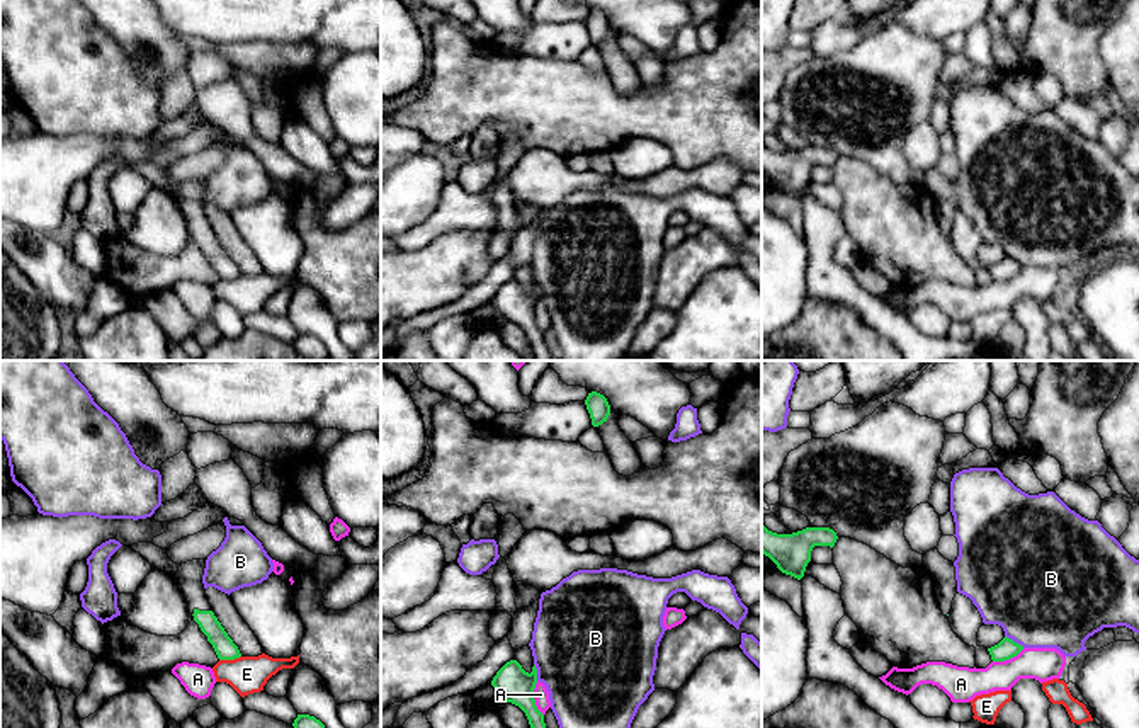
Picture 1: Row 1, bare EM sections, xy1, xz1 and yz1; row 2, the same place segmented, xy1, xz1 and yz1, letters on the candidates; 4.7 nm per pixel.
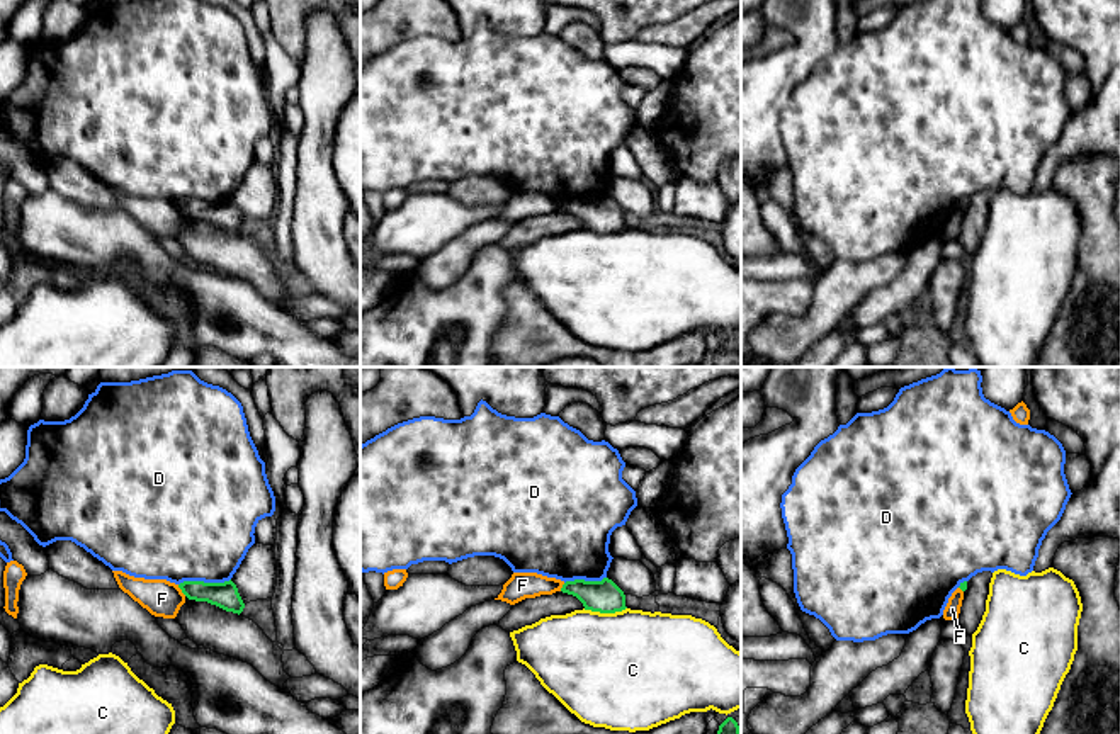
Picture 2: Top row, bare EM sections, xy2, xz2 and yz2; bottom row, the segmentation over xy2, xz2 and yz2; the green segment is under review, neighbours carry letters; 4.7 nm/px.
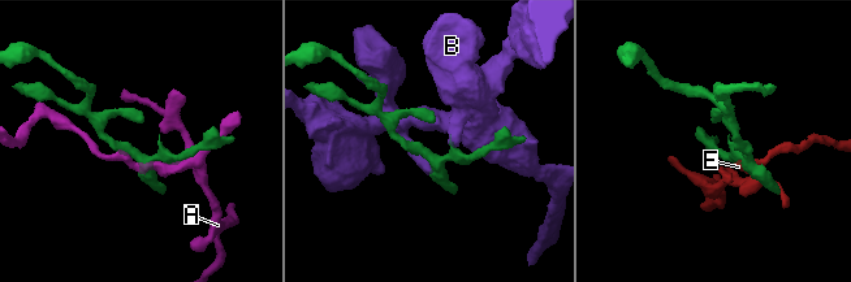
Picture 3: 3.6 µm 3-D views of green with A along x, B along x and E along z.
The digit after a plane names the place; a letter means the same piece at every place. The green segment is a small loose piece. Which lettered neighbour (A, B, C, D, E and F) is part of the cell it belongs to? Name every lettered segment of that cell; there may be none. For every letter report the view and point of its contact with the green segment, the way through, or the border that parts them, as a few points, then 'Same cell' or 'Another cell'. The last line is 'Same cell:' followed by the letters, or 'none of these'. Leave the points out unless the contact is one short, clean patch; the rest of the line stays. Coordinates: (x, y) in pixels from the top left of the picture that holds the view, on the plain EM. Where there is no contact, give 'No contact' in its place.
A: Touches green at xz1 (532, 317). Another cell
B: Touches green at yz1 (1014, 261). Another cell
C: Touches green at xz2 (604, 231). Boundary: xz2 (626, 226), (616, 231), (583, 228). Another cell
D: Touches green at xy2 (203, 201). Boundary: xy2 (230, 197), (223, 201), (182, 201), (179, 204). Another cell
E: Touches green at xy1 (230, 278). Boundary: xy1 (240, 274), (220, 279). Another cell
F: Touches green at xy2 (181, 208). Boundary: xy2 (177, 204), (186, 214). Another cell
Same cell: none of these

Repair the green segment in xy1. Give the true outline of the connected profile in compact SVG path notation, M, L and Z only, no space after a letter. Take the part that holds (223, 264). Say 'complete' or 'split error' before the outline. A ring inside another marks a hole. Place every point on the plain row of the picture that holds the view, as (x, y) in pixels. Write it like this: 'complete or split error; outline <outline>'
split error; outline M192 179L182 182L173 197L173 202L184 213L192 238L199 243L201 250L207 255L219 279L235 279L241 272L233 259L228 255L221 242L212 231L207 219L206 208L202 202L202 194L206 187L206 179Z

